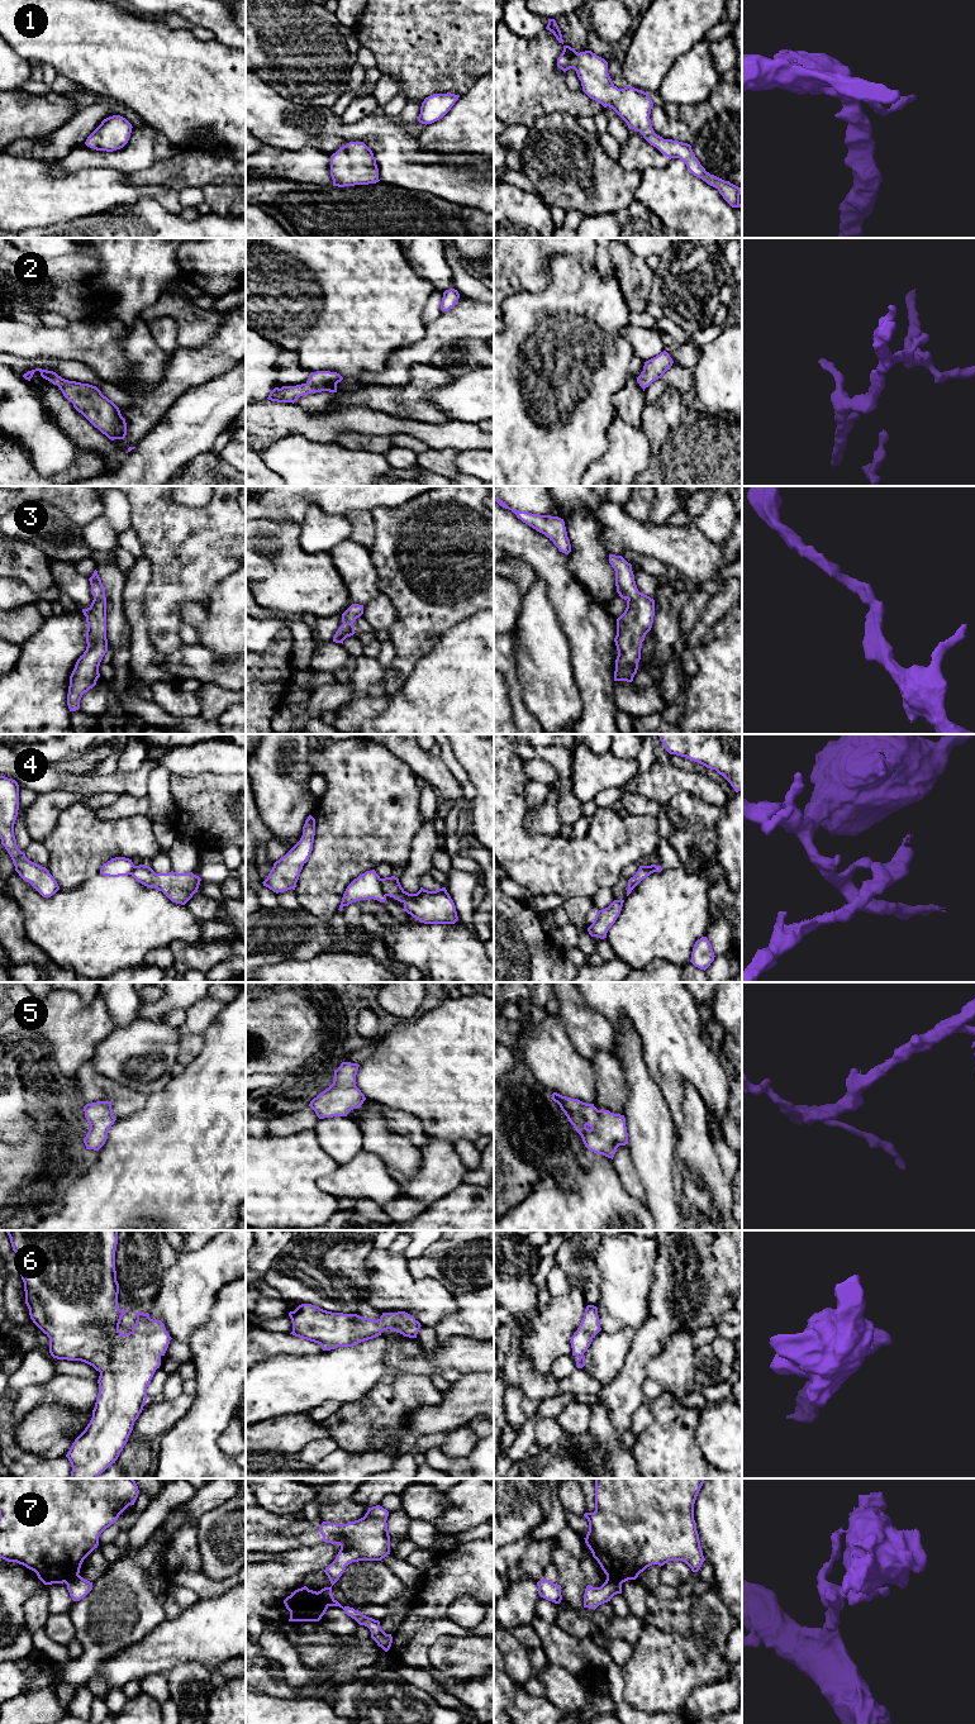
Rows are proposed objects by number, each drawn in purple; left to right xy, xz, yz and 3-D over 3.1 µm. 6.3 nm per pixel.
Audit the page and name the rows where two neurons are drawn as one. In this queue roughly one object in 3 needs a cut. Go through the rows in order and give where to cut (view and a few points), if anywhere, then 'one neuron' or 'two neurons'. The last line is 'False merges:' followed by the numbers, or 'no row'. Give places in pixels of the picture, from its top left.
1: cut none; one neuron
2: cut none; one neuron
3: cut none; one neuron
4: cut xz (380, 879), (380, 885), (386, 895); two neurons
5: cut none; one neuron
6: cut none; one neuron
7: cut xz (317, 1592), (318, 1599), (327, 1606); two neurons
False merges: 4, 7

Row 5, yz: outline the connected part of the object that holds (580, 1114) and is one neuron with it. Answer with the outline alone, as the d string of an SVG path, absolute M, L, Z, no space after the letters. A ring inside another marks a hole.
M557 1092L551 1099L560 1105L589 1151L613 1159L617 1148L628 1144L624 1115L598 1110L594 1104Z

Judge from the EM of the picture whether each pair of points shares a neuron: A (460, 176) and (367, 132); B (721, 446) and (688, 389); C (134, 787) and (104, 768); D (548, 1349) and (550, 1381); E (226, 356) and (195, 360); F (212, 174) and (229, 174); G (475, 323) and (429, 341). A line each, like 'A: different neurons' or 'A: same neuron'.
A: same neuron
B: different neurons
C: different neurons
D: different neurons
E: same neuron
F: same neuron
G: same neuron

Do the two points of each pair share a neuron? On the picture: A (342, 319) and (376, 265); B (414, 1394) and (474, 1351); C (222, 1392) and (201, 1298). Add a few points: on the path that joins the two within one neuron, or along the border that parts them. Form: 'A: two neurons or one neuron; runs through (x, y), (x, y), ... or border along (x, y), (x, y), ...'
A: one neuron; runs through (347, 305), (348, 293), (362, 279)
B: two neurons; border along (404, 1371), (429, 1376)
C: two neurons; border along (218, 1294), (209, 1319), (188, 1341)

